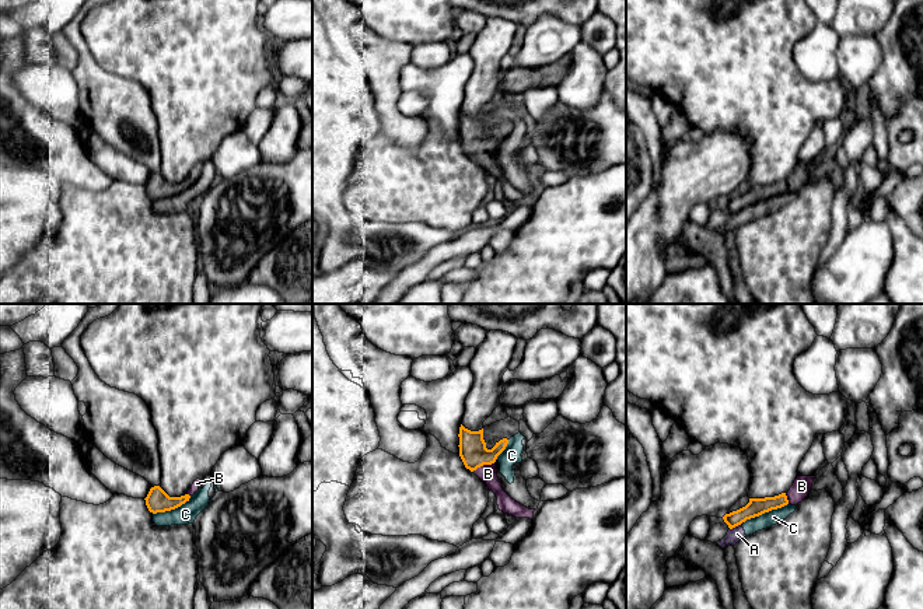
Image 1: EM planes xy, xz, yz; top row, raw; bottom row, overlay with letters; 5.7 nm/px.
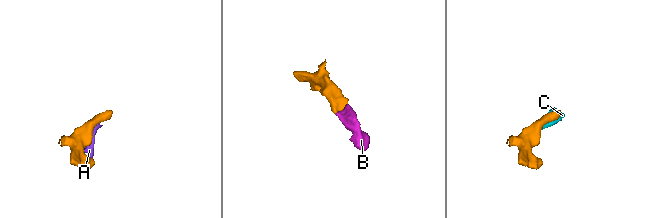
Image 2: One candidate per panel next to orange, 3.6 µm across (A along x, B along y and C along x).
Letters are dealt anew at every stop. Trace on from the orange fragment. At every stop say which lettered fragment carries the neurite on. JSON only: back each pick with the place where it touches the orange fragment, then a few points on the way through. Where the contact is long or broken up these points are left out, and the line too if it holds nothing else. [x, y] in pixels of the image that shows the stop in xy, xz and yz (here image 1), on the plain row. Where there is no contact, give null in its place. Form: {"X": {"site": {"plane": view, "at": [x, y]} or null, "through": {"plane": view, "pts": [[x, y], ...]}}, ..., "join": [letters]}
{"B": {"site": {"plane": "xz", "at": [483, 150]}, "through": {"plane": "xz", "pts": [[472, 135], [474, 140], [483, 150], [488, 160]]}}, "join": ["B"]}

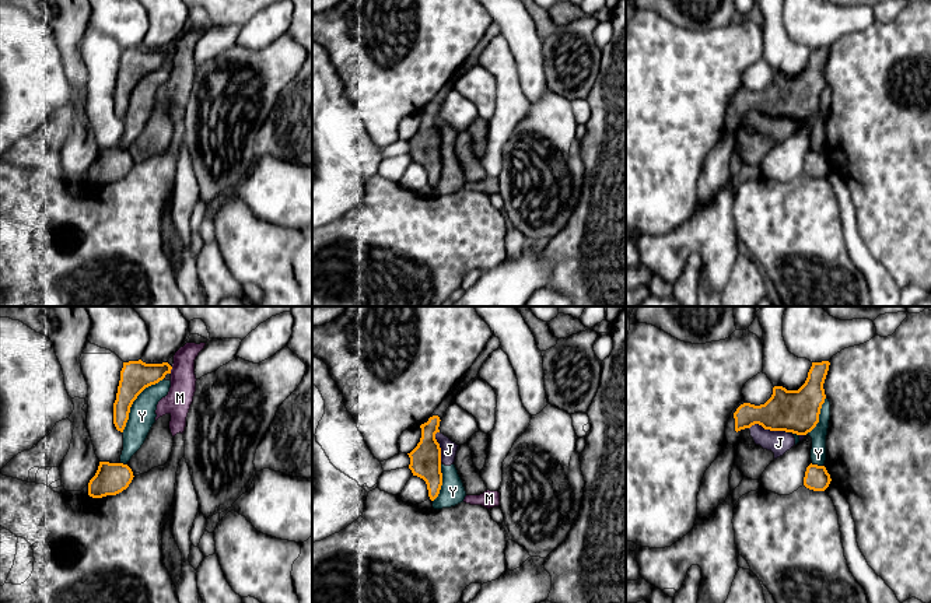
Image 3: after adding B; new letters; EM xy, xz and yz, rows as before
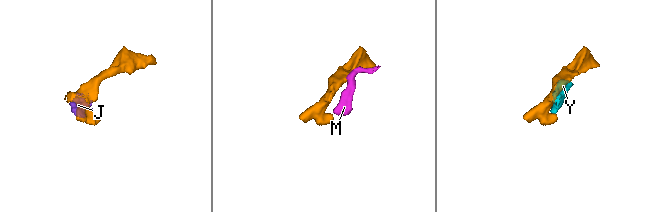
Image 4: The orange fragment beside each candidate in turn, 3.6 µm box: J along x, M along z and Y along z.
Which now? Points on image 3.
{"join": []}

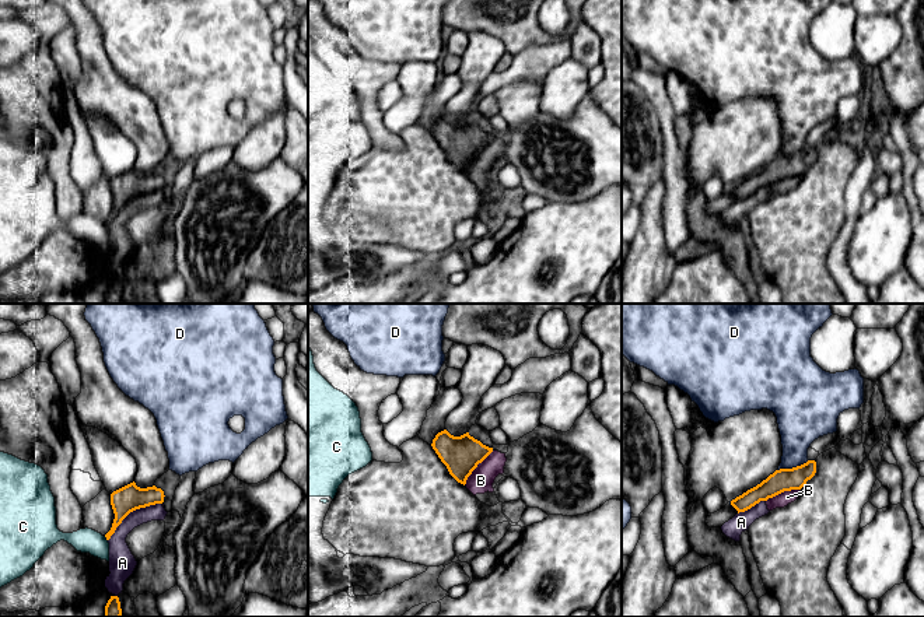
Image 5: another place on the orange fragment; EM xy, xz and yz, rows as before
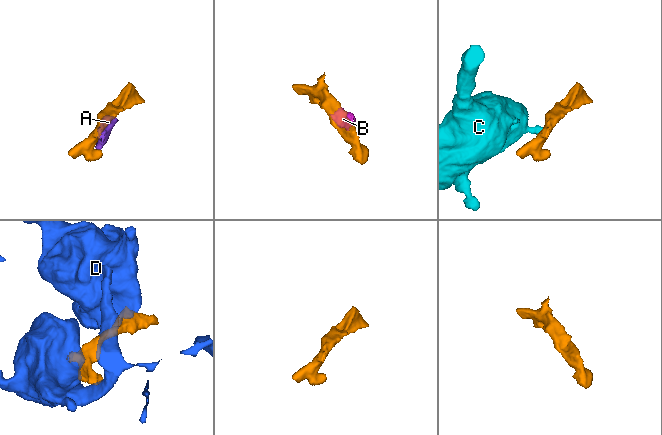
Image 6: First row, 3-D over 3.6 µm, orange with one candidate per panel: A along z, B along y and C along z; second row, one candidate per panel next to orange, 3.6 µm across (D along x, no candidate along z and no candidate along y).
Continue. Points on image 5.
{"join": []}

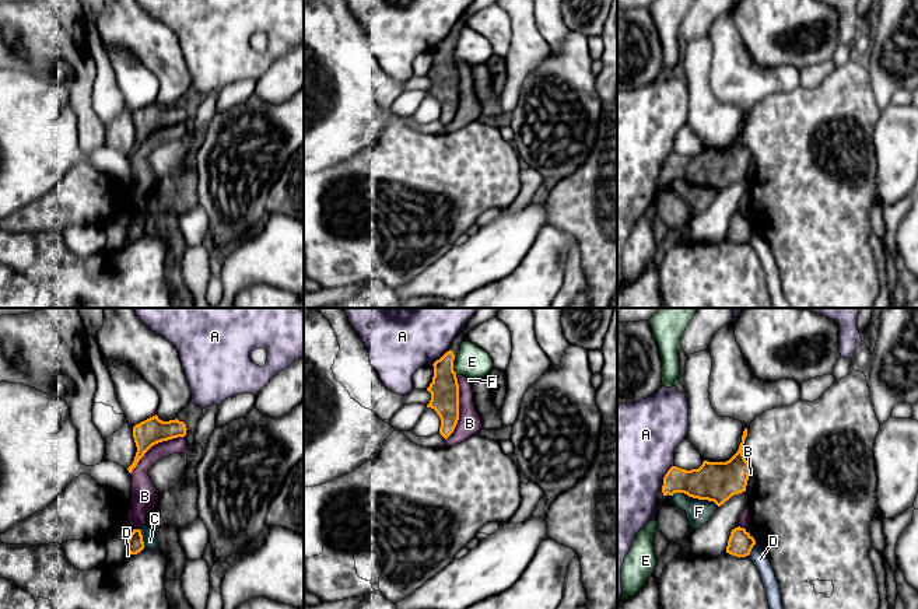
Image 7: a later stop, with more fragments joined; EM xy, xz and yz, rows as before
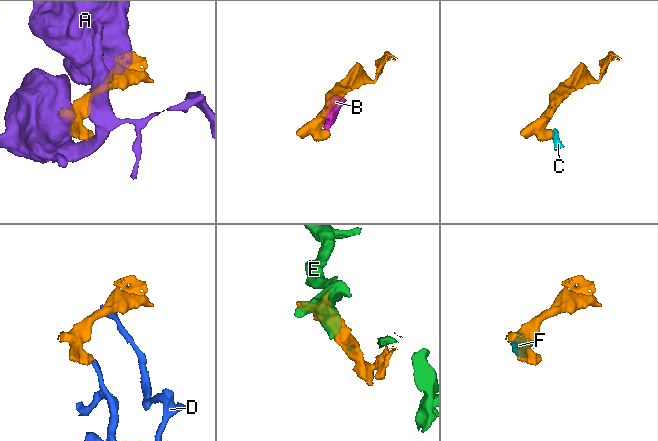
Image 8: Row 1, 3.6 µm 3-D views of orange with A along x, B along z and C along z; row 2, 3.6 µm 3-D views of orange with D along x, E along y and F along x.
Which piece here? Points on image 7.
{"join": []}

